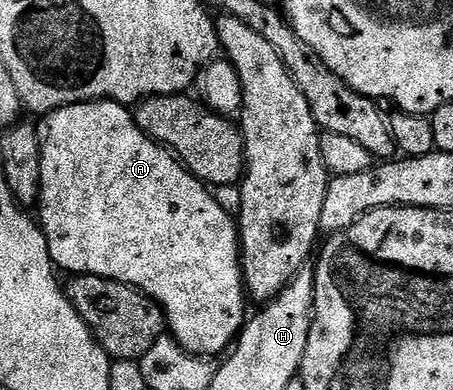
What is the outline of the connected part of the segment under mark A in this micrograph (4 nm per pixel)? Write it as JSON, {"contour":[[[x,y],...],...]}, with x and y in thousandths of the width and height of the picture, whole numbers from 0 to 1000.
{"contour":[[[227,256],[219,262],[174,262],[161,272],[141,272],[132,282],[115,282],[108,292],[95,295],[86,305],[88,333],[84,323],[84,423],[88,431],[88,505],[84,510],[84,541],[88,538],[88,559],[84,556],[84,577],[97,595],[97,610],[106,618],[106,651],[115,662],[117,685],[130,687],[135,695],[152,692],[152,705],[174,708],[179,703],[205,703],[219,713],[241,713],[254,723],[267,723],[280,733],[294,733],[298,744],[307,744],[311,754],[320,754],[327,764],[336,767],[347,785],[353,787],[362,800],[362,823],[369,844],[375,849],[377,864],[386,867],[391,882],[395,882],[404,897],[415,908],[428,908],[446,918],[466,921],[468,908],[492,910],[497,900],[506,895],[519,879],[528,854],[539,844],[543,823],[543,803],[539,805],[539,764],[543,774],[543,746],[539,741],[539,705],[534,700],[534,654],[530,649],[530,603],[525,597],[523,572],[501,549],[499,541],[486,531],[486,518],[475,508],[470,490],[461,485],[453,469],[444,467],[442,459],[430,456],[404,421],[400,421],[364,377],[342,367],[336,356],[322,351],[320,344],[300,326],[296,310],[296,292],[280,269],[263,264],[241,264]]]}

